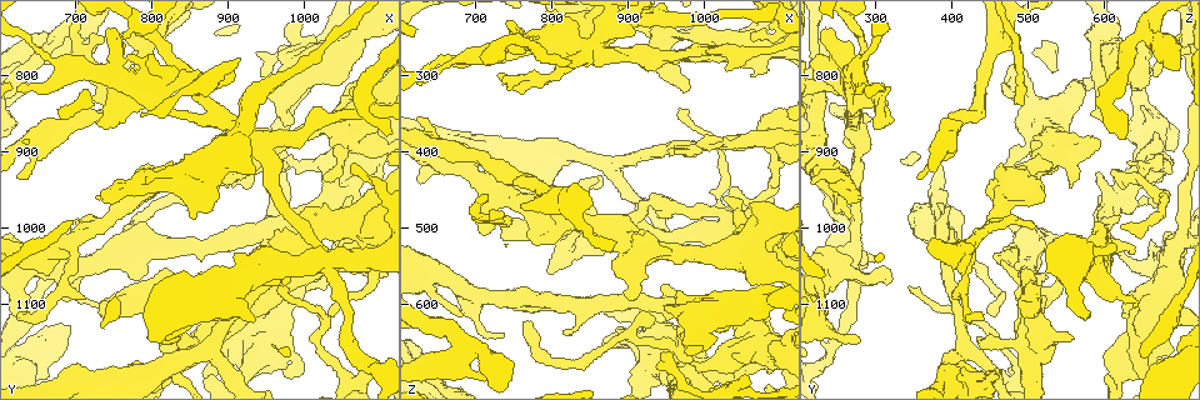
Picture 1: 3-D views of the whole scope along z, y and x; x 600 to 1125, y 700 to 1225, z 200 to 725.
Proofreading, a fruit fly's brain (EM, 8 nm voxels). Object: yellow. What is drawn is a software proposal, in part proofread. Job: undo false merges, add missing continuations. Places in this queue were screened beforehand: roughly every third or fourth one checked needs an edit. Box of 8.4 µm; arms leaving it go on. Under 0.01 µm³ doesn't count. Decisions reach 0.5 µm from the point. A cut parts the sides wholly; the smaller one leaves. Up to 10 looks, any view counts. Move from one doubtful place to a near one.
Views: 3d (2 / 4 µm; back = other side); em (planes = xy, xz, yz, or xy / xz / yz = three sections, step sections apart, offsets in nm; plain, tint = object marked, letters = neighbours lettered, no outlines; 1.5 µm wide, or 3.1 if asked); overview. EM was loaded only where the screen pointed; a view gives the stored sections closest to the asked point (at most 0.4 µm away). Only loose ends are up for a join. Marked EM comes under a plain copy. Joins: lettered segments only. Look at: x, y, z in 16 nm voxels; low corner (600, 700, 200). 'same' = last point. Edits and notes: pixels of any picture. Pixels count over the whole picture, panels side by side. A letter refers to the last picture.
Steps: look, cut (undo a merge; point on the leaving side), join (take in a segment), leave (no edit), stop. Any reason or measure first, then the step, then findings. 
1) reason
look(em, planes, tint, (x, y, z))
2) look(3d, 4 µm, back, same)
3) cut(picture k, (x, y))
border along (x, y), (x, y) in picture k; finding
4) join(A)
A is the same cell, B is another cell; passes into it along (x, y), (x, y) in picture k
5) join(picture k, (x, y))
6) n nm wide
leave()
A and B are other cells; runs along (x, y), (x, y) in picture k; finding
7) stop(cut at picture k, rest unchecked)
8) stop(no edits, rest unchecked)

free end
look(3d, 4 µm, (885, 1120, 640))

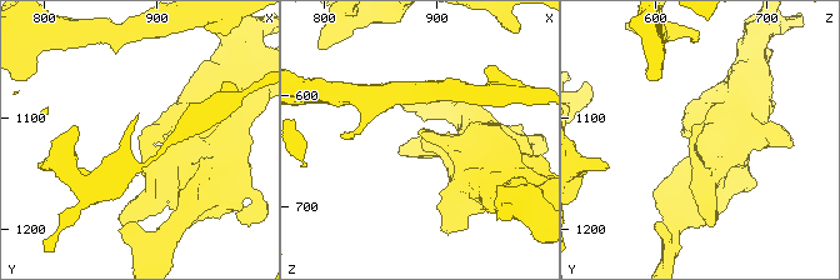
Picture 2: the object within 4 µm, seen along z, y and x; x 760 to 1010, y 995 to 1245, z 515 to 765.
look(em, planes, letters, (886, 1118, 636))

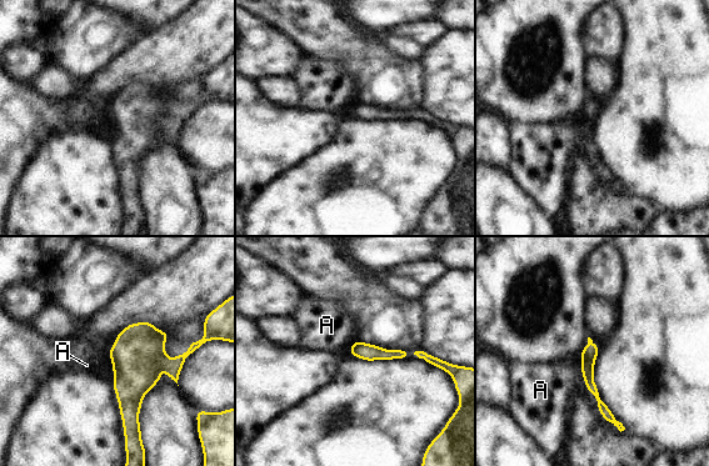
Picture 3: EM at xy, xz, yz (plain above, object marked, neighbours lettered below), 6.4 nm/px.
leave()
A is another cell; border along (579, 357), (582, 372) in picture 3; none of them fits

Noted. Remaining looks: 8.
look(em, xz, step 4, letters, (810, 1030, 640))

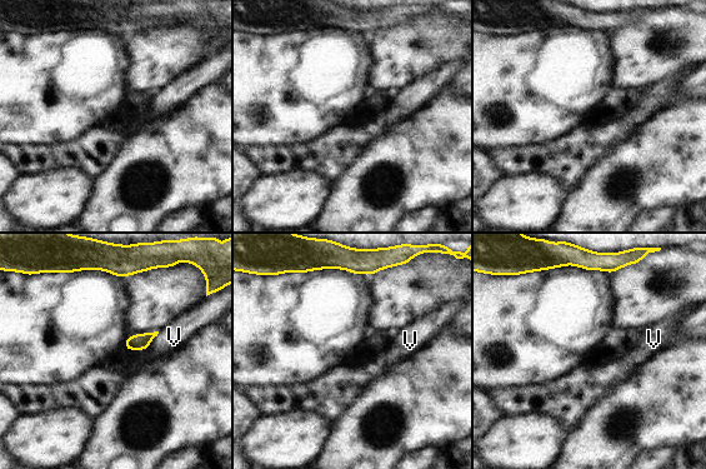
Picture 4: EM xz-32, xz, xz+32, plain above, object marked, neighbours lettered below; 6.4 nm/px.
another direction
look(em, planes, letters, same)

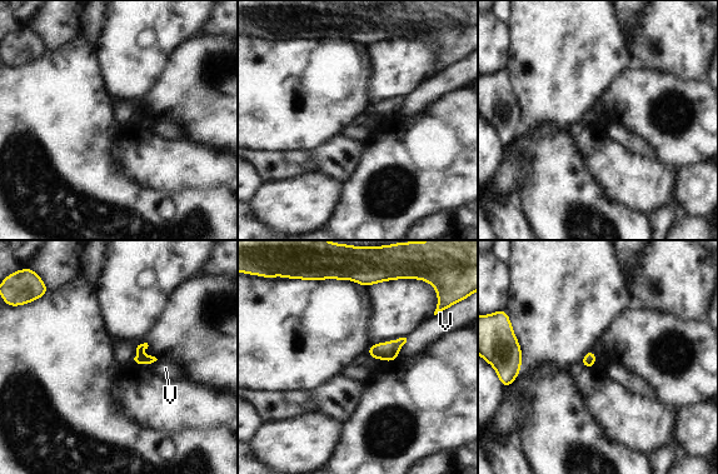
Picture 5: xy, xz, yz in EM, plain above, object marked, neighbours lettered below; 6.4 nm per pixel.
leave()
V is another cell; border along (407, 338), (397, 357) in picture 5; no lettered segment goes on from it

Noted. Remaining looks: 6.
end of a long branch
look(em, planes, tint, (975, 1075, 345))

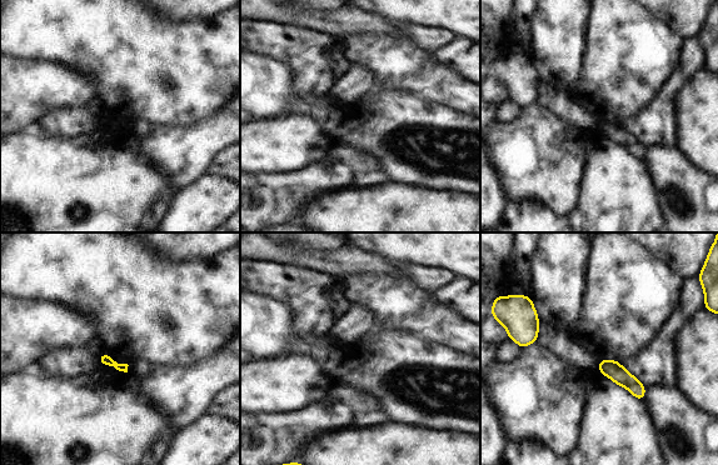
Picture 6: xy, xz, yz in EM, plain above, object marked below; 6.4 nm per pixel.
what lies round it
look(em, planes, letters, same)

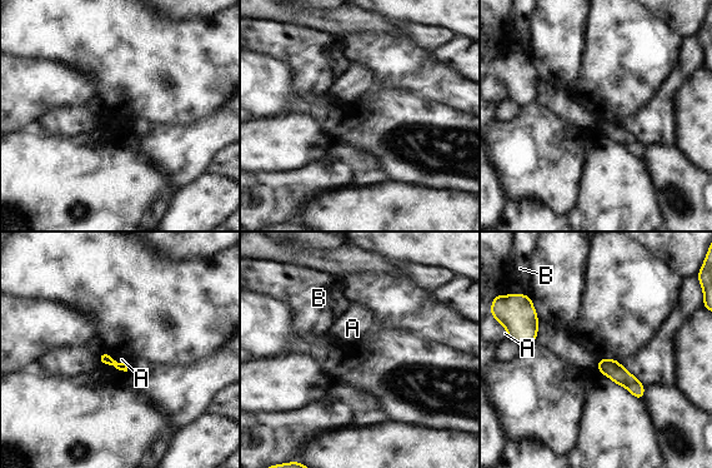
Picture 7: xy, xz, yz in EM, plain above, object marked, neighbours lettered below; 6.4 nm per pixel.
leave()
A and B are other cells; no lettered segment goes on from it

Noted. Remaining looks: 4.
branch stops here
look(em, xy, step 4, tint, (835, 1145, 275))

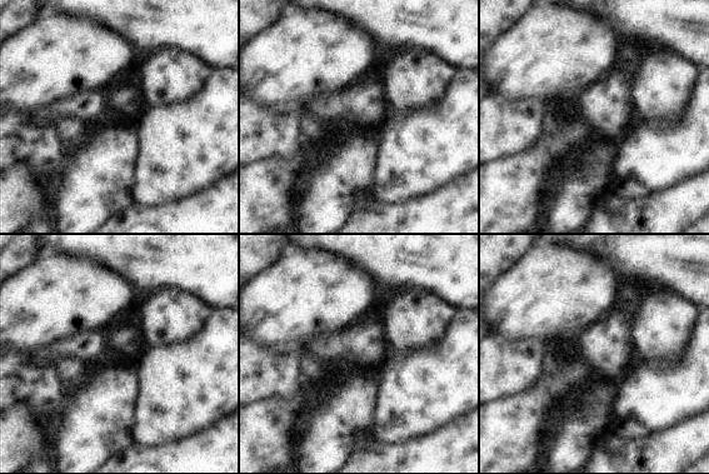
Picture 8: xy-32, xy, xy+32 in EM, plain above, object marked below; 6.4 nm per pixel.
another direction
look(em, planes, letters, same)

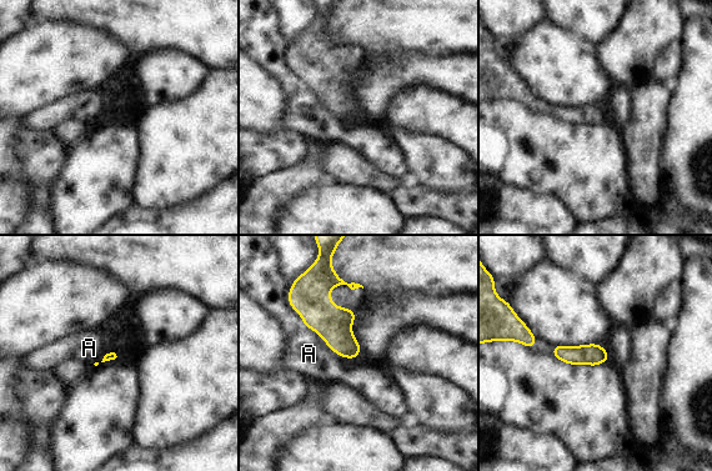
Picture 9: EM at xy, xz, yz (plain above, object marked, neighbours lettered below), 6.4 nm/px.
A touches over 340 nm
leave()
A is another cell; border along (304, 324), (312, 329), (342, 359) in picture 9; no lettered segment goes on from it

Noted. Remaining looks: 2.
stop(no edits, rest unchecked)

